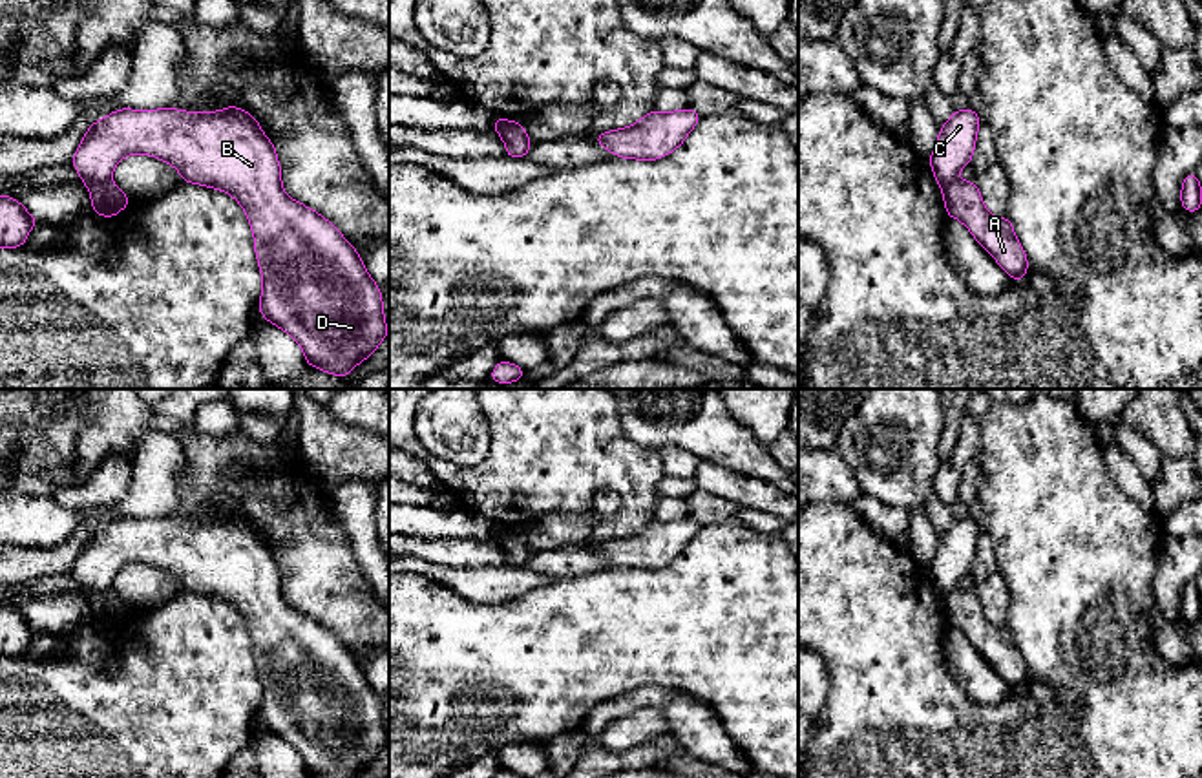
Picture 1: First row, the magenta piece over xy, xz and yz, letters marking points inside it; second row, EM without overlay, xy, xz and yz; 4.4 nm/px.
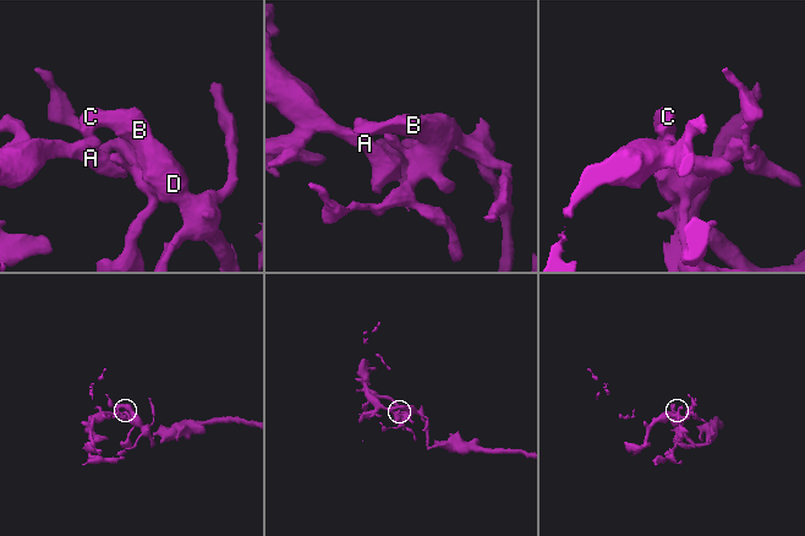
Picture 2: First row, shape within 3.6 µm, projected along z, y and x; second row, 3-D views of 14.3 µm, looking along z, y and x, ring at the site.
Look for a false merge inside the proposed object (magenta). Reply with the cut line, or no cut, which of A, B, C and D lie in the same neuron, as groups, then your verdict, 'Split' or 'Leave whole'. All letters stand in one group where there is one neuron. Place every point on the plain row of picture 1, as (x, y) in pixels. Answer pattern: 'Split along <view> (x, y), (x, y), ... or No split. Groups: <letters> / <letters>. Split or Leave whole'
Split along xz (519, 532), (497, 541). Groups: A / B C D. Split

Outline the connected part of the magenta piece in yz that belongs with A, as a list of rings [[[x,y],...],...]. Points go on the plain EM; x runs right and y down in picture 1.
[[[954,588],[941,599],[943,599],[946,625],[961,630],[970,639],[974,648],[997,670],[997,674],[1014,690],[1025,689],[1028,679],[1028,668],[1012,637],[1012,630],[1008,628],[1008,625],[996,626],[986,619],[975,590]]]

